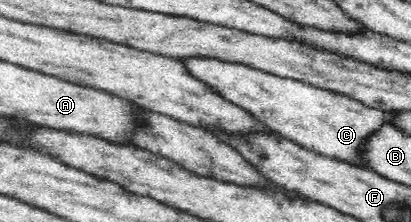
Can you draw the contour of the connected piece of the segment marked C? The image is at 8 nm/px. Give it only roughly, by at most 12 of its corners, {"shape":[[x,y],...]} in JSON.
{"shape":[[214,58],[183,60],[295,144],[367,169],[385,111]]}

